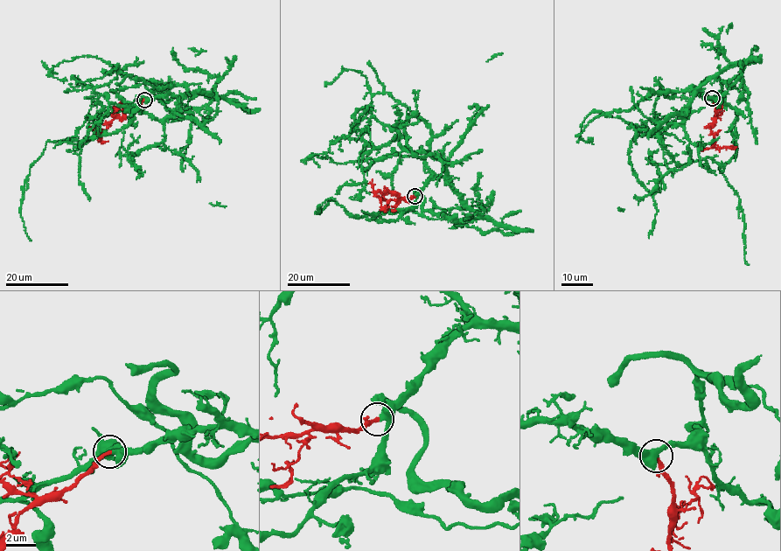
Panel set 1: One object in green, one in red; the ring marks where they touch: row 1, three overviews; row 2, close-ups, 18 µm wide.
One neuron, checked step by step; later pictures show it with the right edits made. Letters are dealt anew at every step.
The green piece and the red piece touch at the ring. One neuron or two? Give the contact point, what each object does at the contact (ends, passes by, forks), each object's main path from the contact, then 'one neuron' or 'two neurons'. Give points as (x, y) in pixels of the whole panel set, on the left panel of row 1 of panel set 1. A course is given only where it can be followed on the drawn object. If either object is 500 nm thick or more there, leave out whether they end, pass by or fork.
(144, 100) | green passes by | red ends | green via (144, 100), (212, 95), (176, 120), (152, 90), (163, 101), (233, 92), (256, 99) | red via (144, 100), (122, 117), (115, 117), (98, 134), (101, 141), (108, 141) | one neuron

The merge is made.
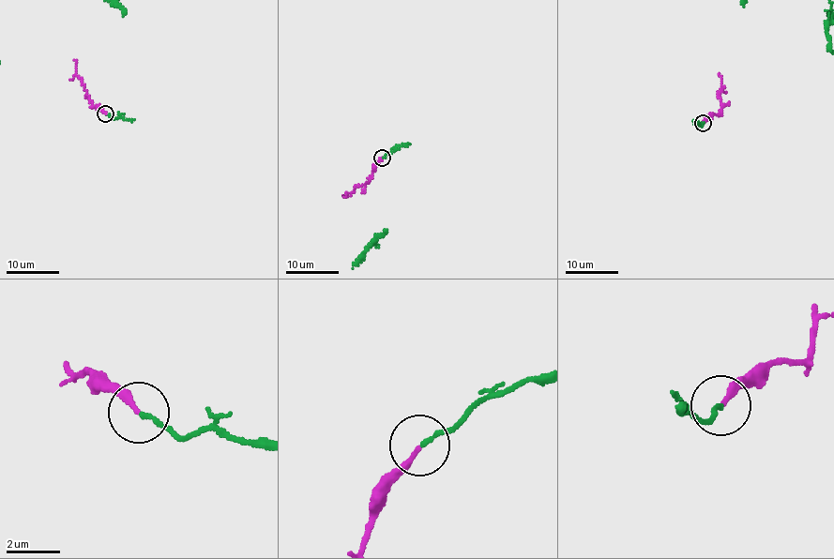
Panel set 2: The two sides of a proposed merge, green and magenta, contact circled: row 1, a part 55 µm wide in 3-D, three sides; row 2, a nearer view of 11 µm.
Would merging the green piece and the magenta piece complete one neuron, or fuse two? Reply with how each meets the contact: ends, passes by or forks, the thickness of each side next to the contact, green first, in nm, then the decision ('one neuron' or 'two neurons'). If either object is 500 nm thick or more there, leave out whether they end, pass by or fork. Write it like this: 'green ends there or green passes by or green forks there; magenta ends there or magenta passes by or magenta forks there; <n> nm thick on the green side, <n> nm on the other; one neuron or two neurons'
green ends there; magenta ends there; 160 nm thick on the green side, 180 nm on the other; one neuron

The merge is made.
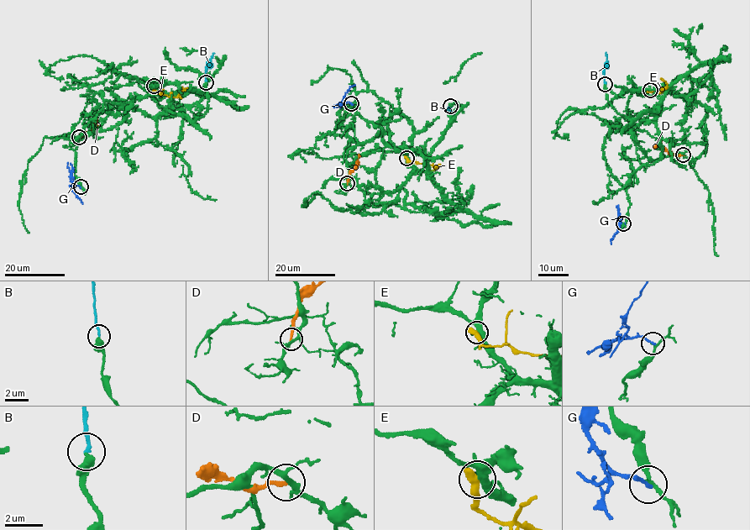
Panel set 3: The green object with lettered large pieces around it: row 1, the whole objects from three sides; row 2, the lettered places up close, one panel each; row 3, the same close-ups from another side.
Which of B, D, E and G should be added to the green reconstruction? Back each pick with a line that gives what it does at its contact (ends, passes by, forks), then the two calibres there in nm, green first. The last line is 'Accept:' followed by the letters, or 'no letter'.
B: It ends there. Thickness 480 nm (green) against 190 nm
Accept: B

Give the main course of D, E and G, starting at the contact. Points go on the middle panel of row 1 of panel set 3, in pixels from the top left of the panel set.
D: (347, 183), (348, 173), (355, 165), (359, 154)
E: (406, 158), (411, 161), (432, 165), (434, 170), (438, 165), (433, 165)
G: (351, 103), (345, 102), (343, 98), (348, 89), (354, 84)

